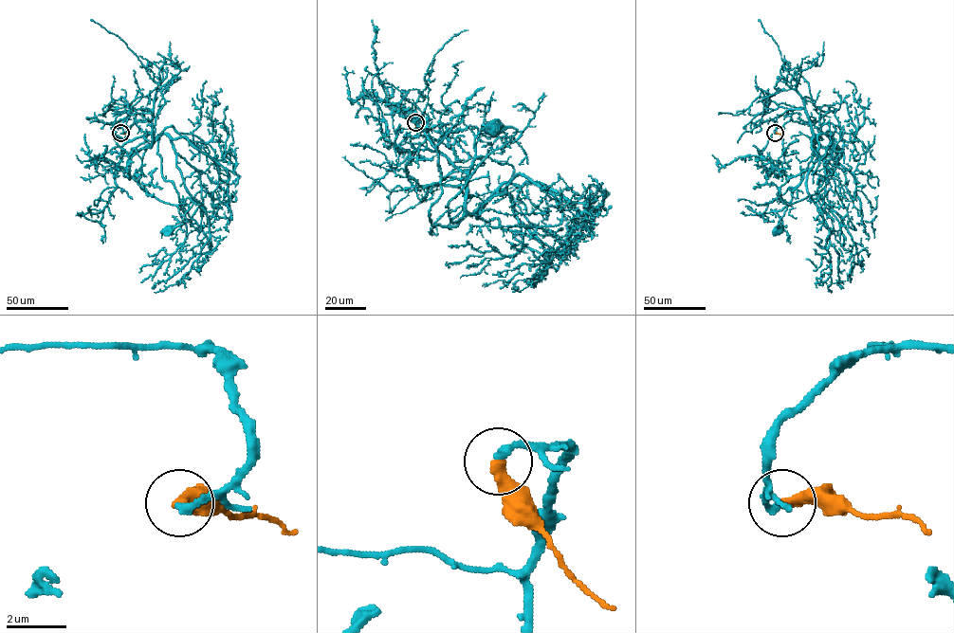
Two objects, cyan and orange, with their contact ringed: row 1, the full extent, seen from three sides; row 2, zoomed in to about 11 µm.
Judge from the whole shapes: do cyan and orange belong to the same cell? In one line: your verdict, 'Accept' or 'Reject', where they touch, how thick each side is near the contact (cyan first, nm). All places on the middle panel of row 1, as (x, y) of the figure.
Accept. Place: (415, 122). Thickness 280 nm (cyan) against 400 nm

